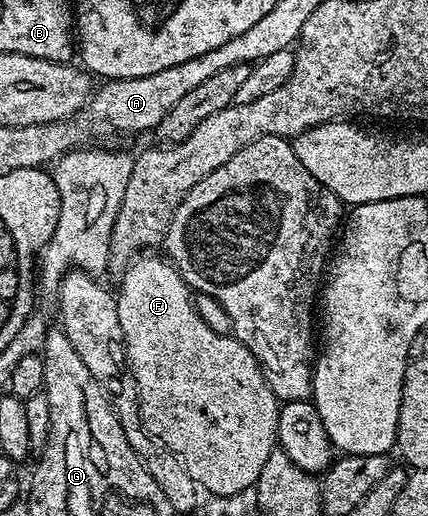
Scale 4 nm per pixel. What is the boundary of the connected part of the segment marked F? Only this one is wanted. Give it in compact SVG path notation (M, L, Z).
M146 252L135 257L121 271L121 274L123 273L122 283L119 284L118 290L116 289L122 339L126 345L126 359L138 389L138 411L142 417L142 426L156 441L161 442L163 446L167 446L178 457L184 464L184 468L188 468L188 476L192 476L192 480L197 482L207 495L232 496L236 492L244 492L257 487L260 468L264 468L268 456L278 446L279 400L272 392L270 385L266 383L266 377L262 375L262 367L254 359L249 348L230 334L212 332L212 328L208 328L208 324L204 324L204 320L200 320L200 312L196 312L194 307L194 294L190 287L186 285L186 281L180 276L178 269L165 257L159 256L157 258L154 254L157 253Z

